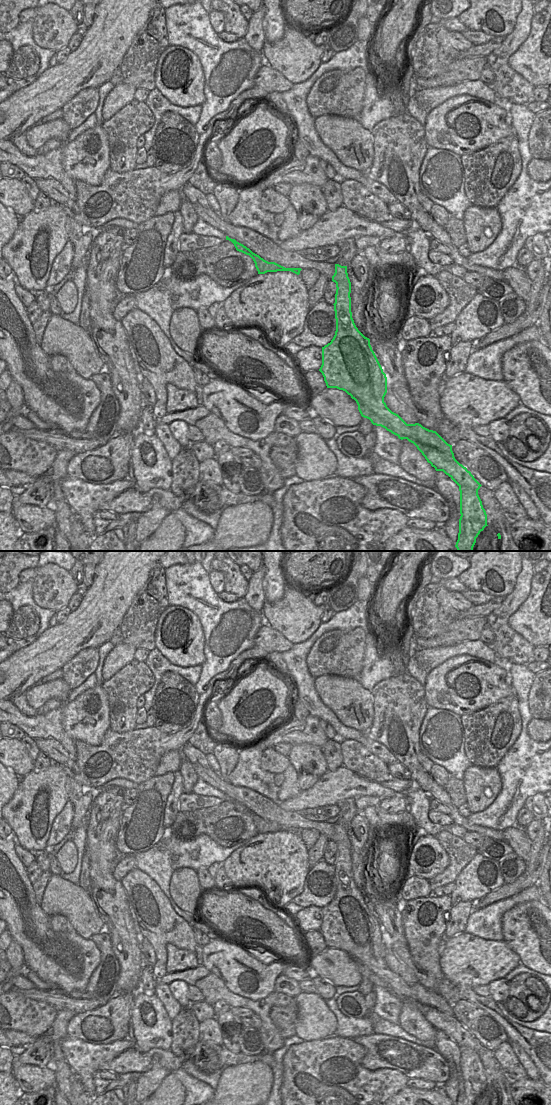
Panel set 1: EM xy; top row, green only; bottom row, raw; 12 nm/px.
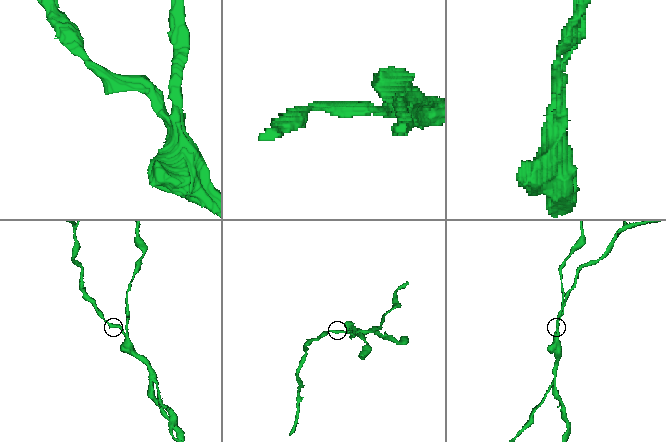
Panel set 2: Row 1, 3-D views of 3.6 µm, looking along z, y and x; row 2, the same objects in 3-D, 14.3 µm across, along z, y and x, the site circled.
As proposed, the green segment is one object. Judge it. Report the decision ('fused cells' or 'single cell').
fused cells

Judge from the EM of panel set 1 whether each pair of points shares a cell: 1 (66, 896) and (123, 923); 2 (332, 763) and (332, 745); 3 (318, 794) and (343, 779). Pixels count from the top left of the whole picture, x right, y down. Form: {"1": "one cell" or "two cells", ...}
{"1": "two cells", "2": "one cell", "3": "one cell"}

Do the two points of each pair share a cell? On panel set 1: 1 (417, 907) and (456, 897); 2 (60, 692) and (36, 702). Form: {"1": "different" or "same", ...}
{"1": "different", "2": "same"}

